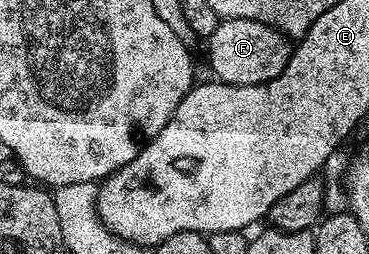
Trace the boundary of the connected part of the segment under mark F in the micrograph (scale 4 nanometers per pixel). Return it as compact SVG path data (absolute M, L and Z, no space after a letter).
M230 18L220 20L217 29L206 39L208 64L217 81L234 86L254 86L270 82L286 70L292 57L293 45L289 37L277 28L250 18Z

